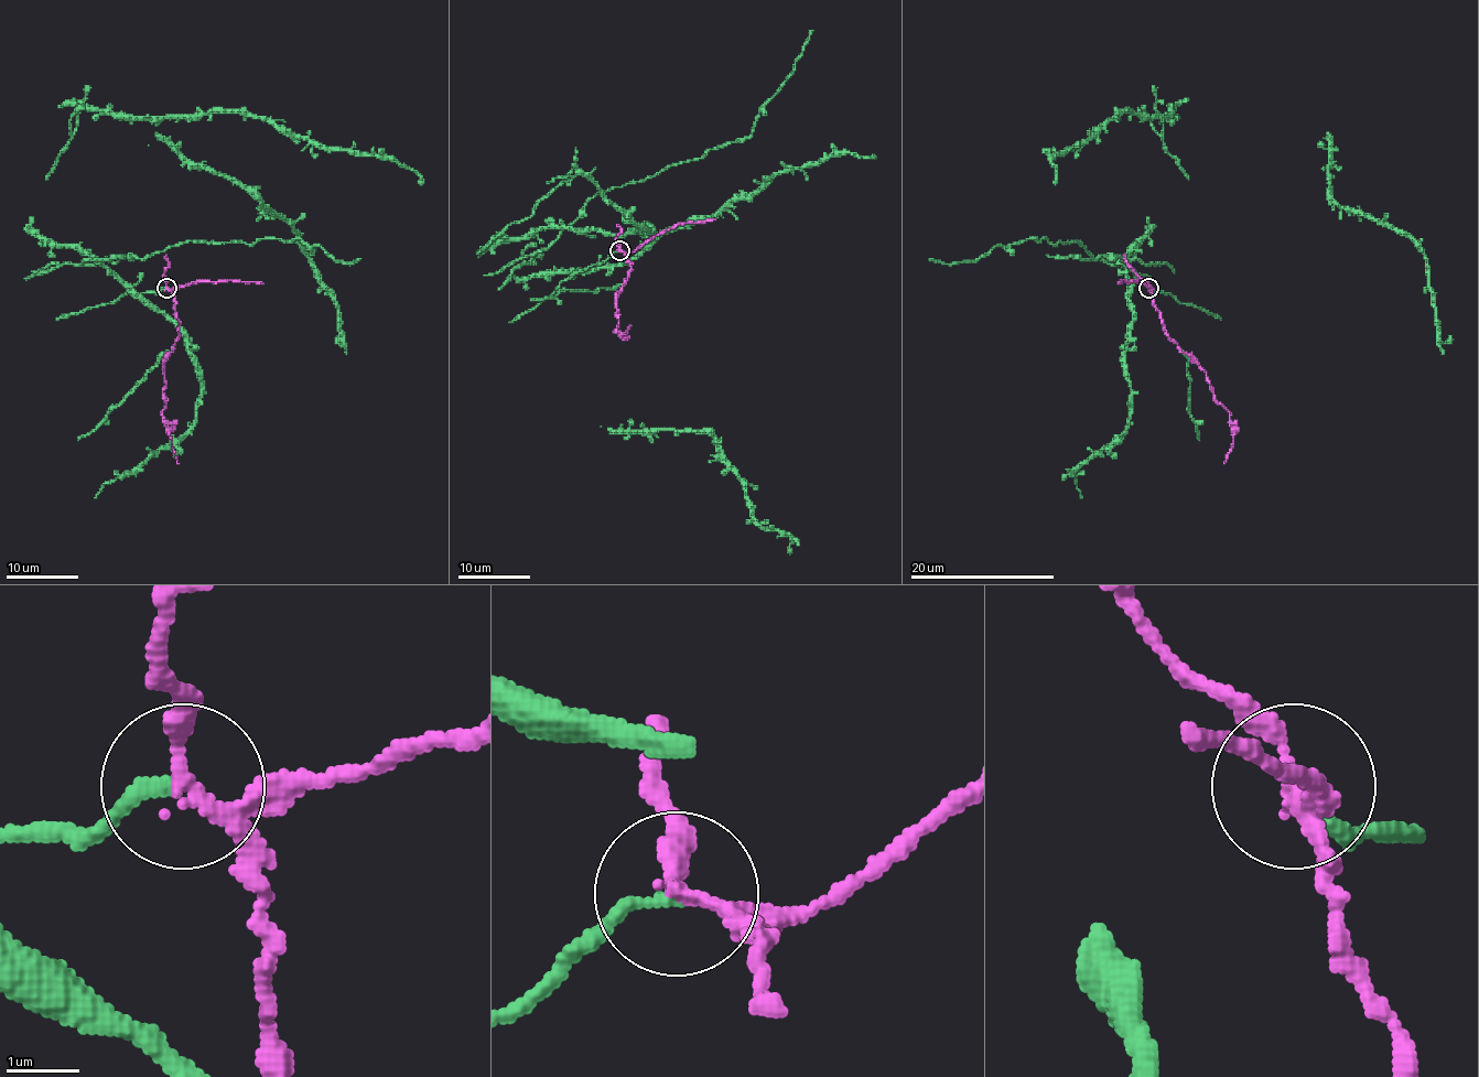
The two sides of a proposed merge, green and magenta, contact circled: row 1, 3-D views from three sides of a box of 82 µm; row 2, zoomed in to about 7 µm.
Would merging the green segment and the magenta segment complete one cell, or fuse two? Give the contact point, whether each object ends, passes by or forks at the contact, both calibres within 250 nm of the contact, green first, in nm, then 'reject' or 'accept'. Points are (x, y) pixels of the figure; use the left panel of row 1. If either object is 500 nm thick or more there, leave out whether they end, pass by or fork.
place (166, 288); green ends; magenta passes by; calibres 180 and 200 nm; reject

